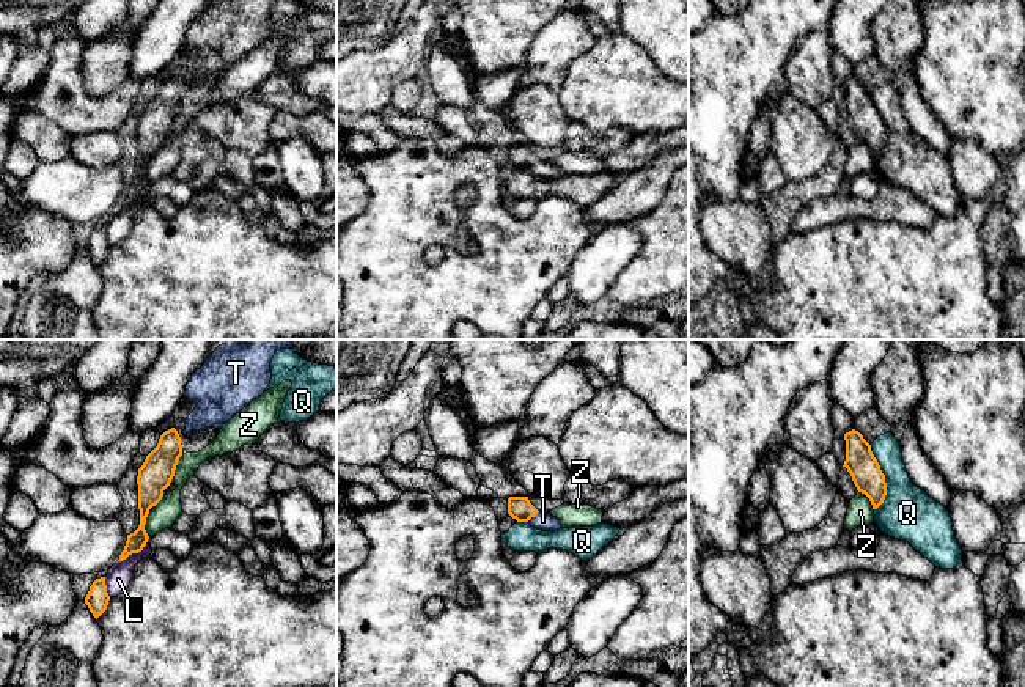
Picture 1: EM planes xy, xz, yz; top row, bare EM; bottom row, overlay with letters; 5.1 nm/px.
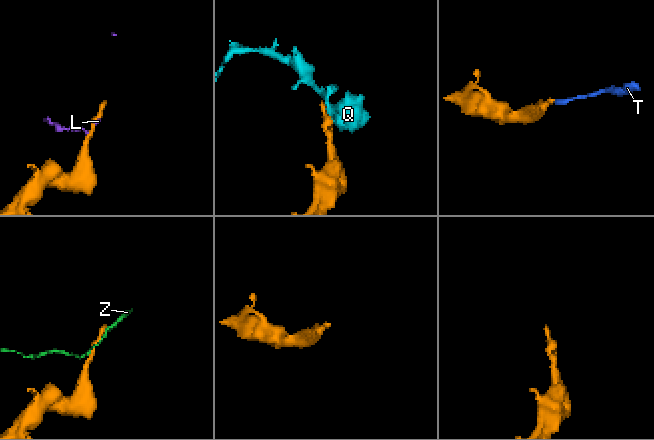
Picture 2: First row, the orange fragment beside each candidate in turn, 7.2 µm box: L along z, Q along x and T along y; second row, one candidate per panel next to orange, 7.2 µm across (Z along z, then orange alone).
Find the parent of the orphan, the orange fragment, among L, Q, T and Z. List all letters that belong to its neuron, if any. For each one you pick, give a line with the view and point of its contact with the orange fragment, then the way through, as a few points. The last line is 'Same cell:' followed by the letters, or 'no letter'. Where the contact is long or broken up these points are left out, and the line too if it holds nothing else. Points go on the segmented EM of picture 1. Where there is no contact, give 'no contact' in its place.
T: meets orange in xz at (533, 516); runs through xz (519, 508), (533, 516), (543, 521)
Same cell: T

